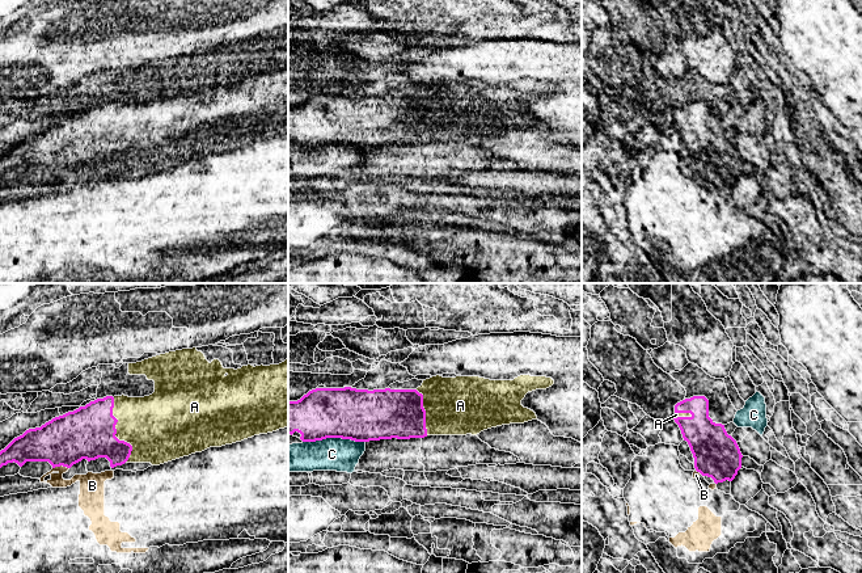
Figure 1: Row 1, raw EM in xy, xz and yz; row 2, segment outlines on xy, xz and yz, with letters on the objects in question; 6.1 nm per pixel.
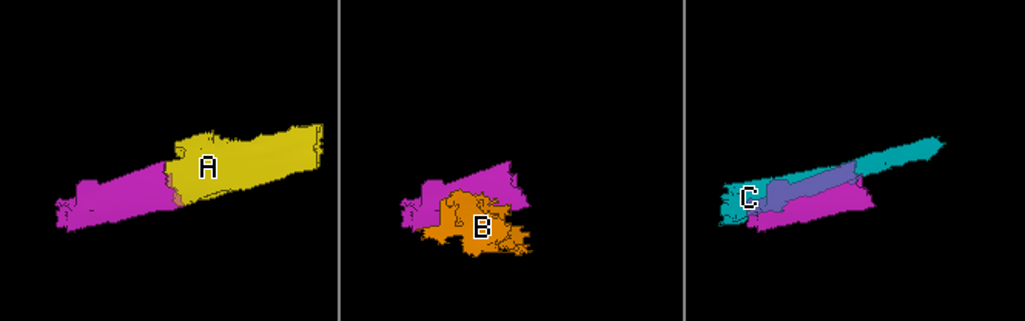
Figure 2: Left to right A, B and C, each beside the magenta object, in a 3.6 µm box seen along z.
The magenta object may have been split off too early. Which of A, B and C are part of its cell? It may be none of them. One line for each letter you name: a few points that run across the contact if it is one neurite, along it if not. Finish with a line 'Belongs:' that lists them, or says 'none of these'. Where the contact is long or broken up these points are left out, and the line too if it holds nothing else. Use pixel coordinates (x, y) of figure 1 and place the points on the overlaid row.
Belongs: A

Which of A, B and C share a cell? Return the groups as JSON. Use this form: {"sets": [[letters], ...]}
{"sets": [["A"], ["B"], ["C"]]}

